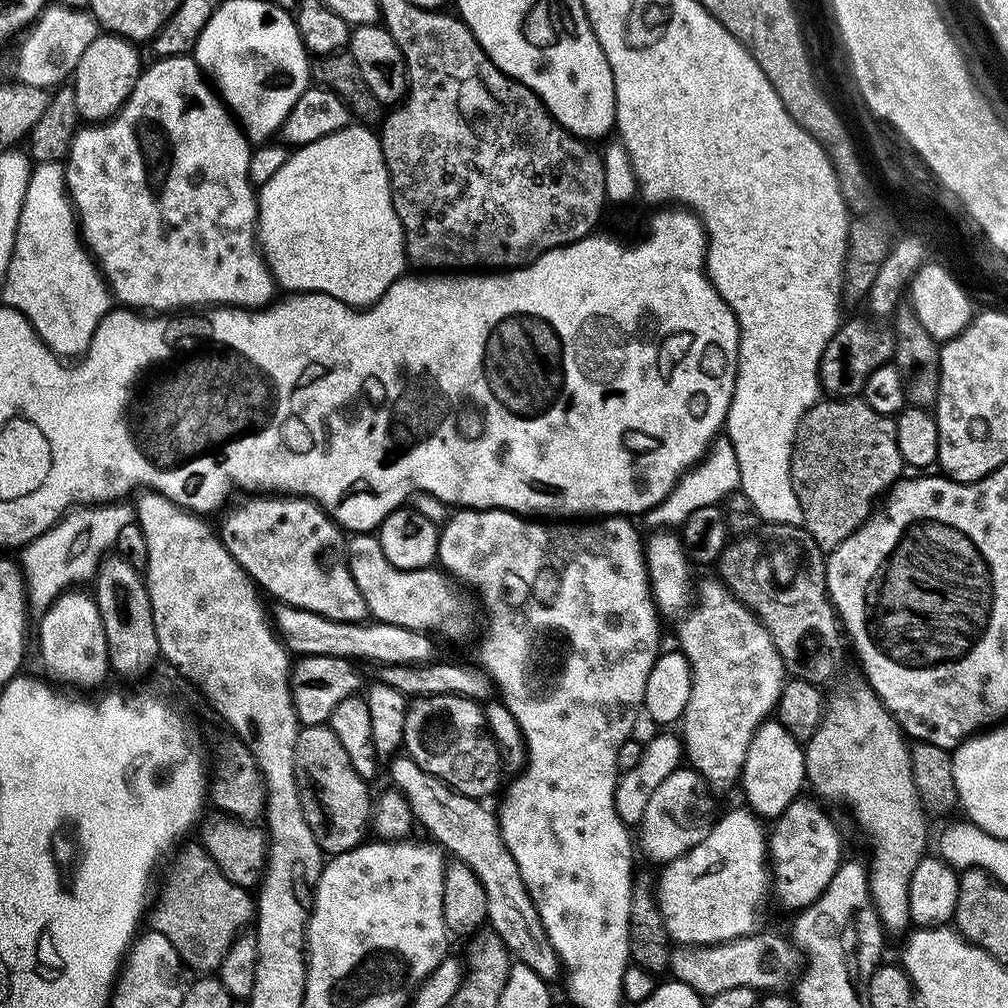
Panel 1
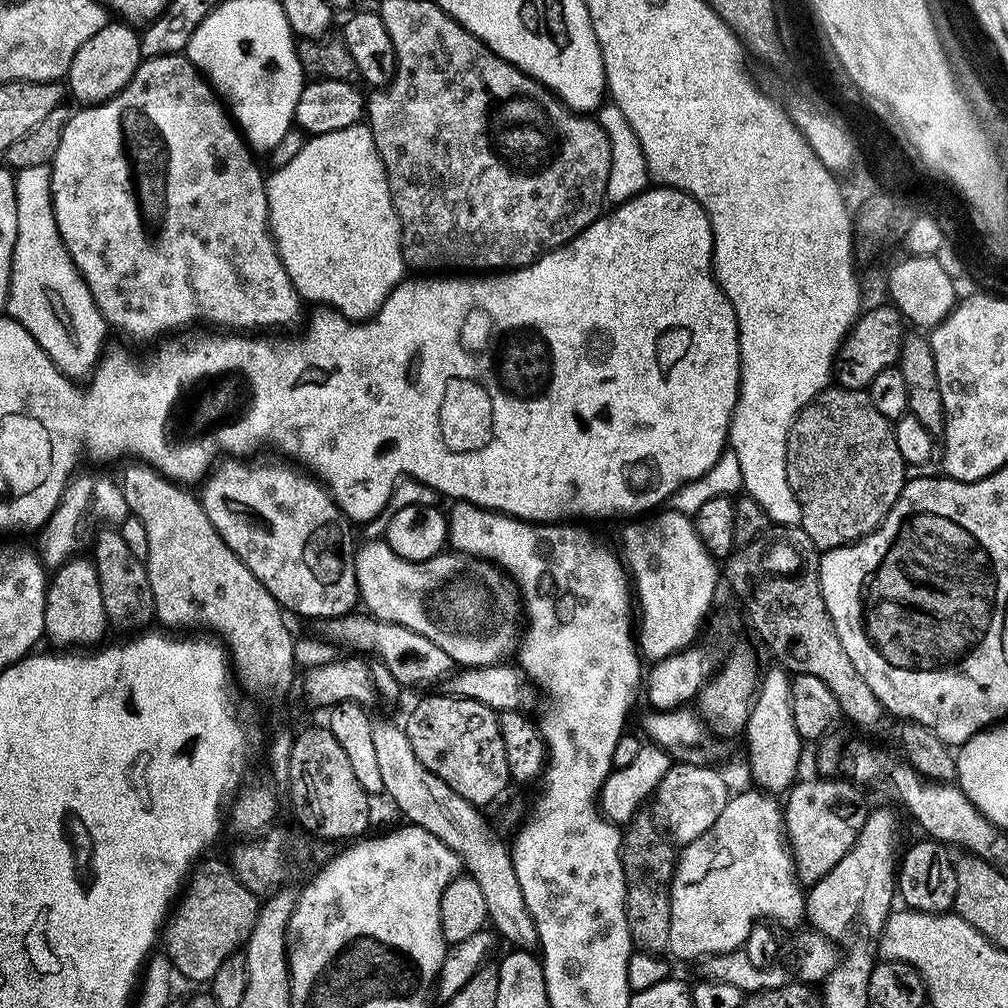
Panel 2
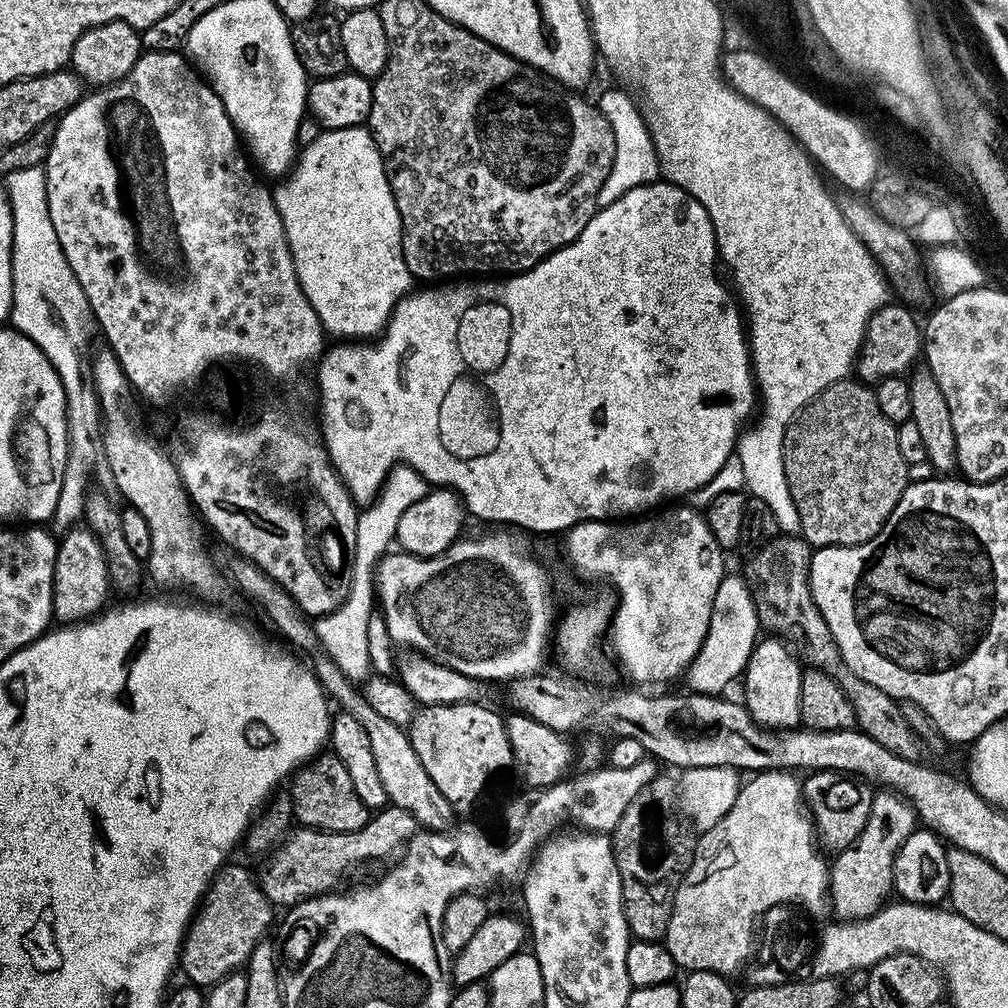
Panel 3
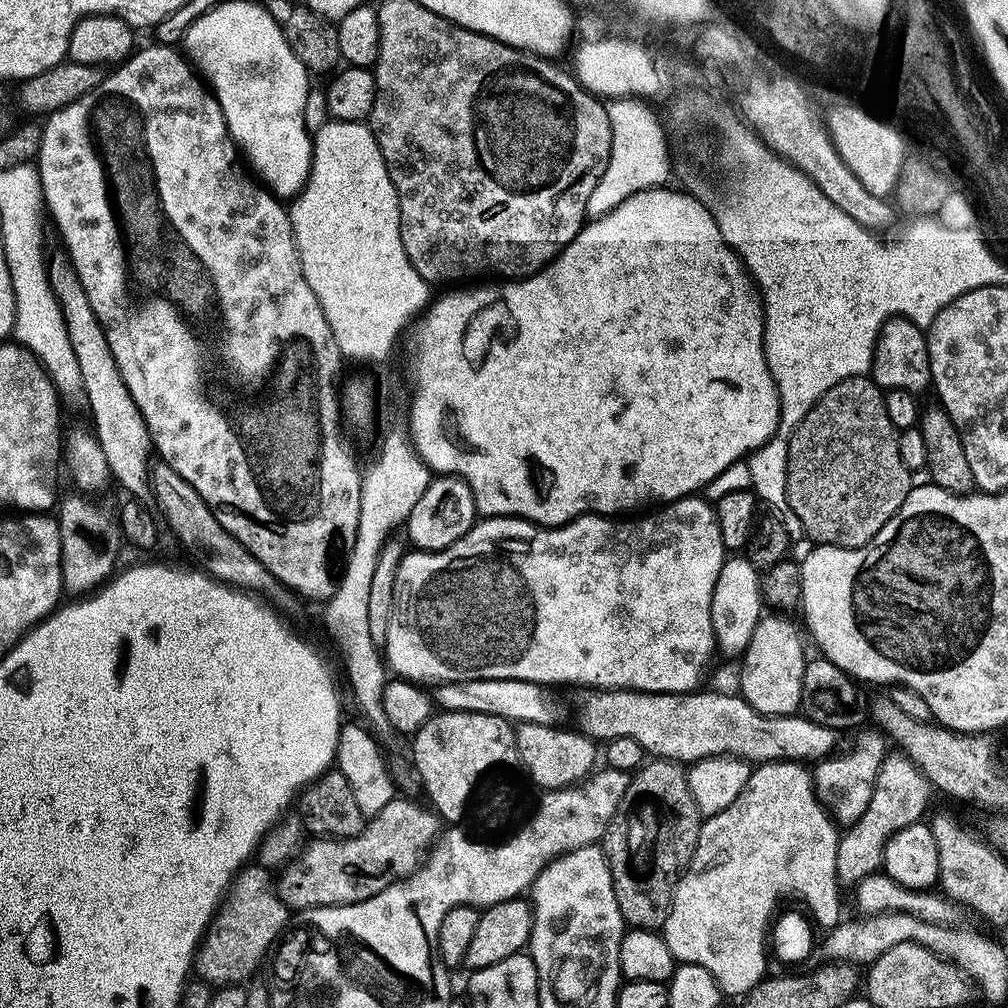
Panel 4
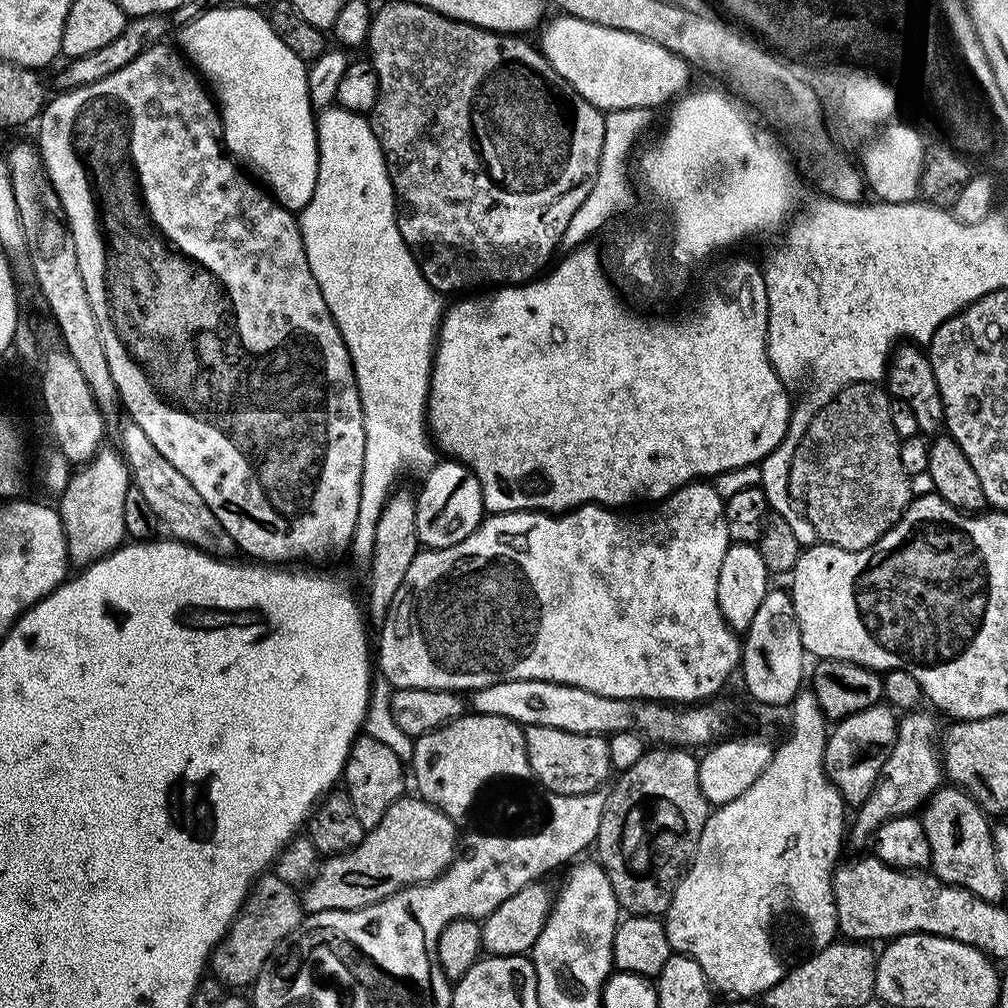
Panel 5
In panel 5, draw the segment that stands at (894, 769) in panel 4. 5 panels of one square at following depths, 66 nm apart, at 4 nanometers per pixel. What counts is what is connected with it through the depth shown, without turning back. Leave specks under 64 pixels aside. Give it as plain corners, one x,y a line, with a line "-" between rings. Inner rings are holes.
905,711
896,725
896,741
882,762
882,770
876,779
874,790
870,790
870,798
855,809
856,821
850,824
850,844
860,848
875,837
878,826
887,820
906,816
923,809
932,793
942,784
942,765
938,751
937,717
931,711

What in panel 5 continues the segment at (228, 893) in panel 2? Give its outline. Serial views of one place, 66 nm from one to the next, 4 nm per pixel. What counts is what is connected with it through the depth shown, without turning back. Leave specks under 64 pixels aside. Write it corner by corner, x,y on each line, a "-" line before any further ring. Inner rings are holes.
275,874
261,876
252,885
252,891
244,900
240,913
233,918
228,933
212,951
211,975
232,990
244,990
255,984
262,966
274,955
277,946
292,935
305,915
301,893
293,885
282,882

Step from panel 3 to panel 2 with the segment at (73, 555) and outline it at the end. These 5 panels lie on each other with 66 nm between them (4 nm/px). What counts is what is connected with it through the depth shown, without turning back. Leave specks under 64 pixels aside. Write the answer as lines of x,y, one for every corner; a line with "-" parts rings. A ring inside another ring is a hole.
69,558
55,569
48,582
46,610
44,611
44,636
60,650
76,650
81,646
96,646
101,643
104,631
110,625
106,606
102,606
102,590
98,586
96,565
91,559

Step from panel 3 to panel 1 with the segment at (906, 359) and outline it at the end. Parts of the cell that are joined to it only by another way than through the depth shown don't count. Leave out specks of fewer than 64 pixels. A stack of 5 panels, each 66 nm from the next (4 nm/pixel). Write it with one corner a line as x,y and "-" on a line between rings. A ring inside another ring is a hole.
856,316
853,320
845,319
830,338
830,342
826,342
826,350
820,359
820,387
829,397
860,396
866,386
866,378
870,378
870,374
874,374
878,366
889,363
895,357
896,343
891,327
884,325
883,328
879,319
869,319
864,316

